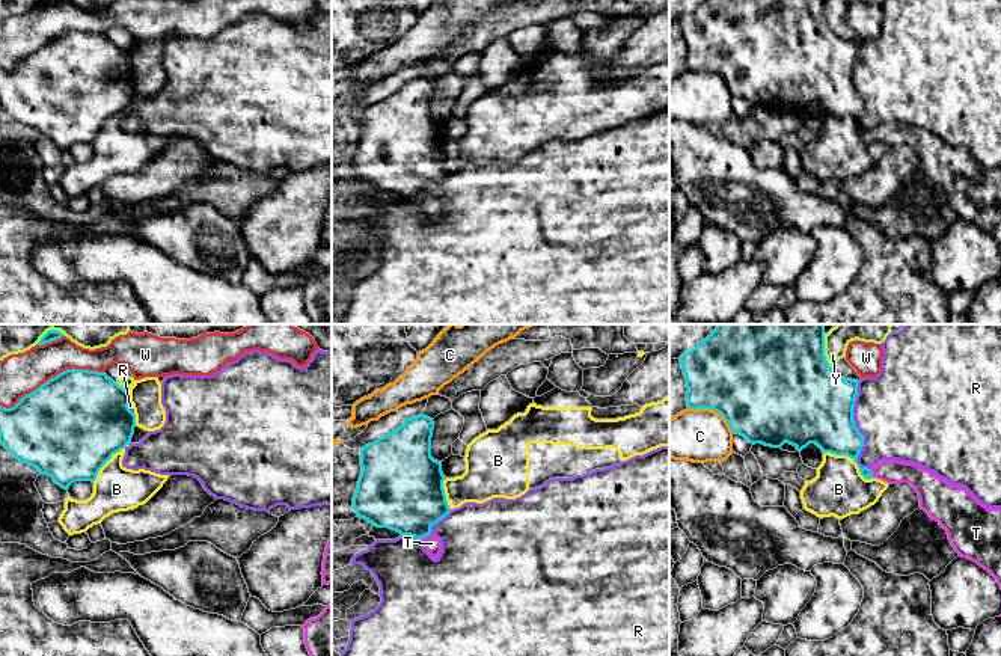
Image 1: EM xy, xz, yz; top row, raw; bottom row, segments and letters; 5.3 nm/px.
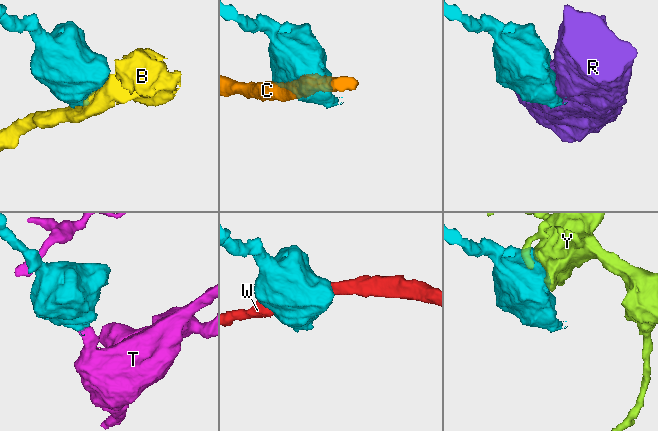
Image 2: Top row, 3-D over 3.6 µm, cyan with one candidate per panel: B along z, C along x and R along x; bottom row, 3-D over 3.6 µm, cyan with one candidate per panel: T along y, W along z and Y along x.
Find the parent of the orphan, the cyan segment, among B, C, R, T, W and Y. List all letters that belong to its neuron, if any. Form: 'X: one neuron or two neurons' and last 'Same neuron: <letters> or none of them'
B: two neurons
C: two neurons
R: two neurons
T: one neuron
W: two neurons
Y: two neurons
Same neuron: T

